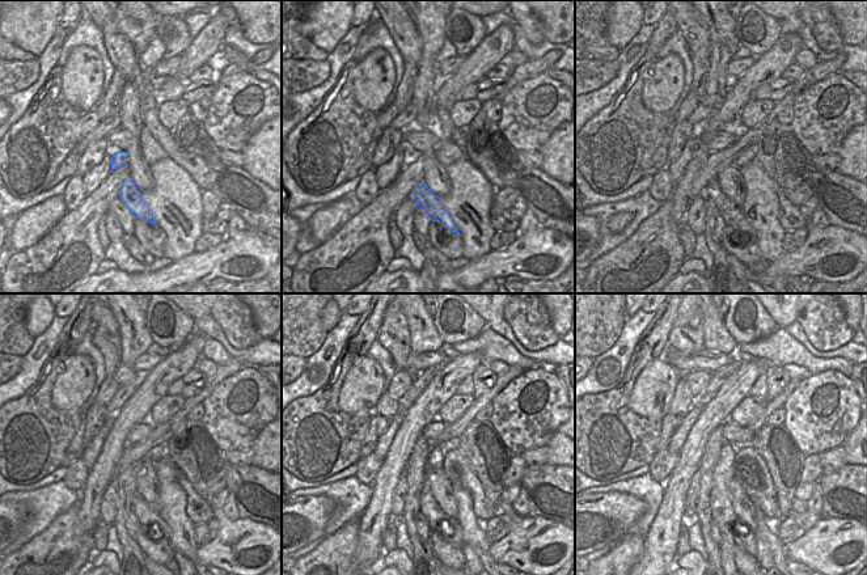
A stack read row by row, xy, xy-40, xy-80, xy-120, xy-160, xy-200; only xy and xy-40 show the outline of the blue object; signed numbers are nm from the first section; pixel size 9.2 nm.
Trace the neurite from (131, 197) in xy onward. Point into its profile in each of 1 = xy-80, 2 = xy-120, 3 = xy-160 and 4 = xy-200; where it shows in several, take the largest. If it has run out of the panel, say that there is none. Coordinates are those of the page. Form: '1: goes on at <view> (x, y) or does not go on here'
1: goes on at xy-80 (731, 214)
2: goes on at xy-120 (155, 527)
3: goes on at xy-160 (448, 529)
4: goes on at xy-200 (744, 537)

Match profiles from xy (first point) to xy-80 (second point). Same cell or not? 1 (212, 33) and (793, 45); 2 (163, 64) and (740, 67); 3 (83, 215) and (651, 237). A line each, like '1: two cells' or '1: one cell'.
1: one cell
2: one cell
3: one cell

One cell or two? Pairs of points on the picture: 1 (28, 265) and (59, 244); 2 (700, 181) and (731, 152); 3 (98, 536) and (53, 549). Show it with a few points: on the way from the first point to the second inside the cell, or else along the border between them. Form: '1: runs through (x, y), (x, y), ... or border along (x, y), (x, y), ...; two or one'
1: runs through (36, 265), (51, 252); one
2: runs through (707, 173), (723, 159); one
3: border along (89, 533), (94, 550); two

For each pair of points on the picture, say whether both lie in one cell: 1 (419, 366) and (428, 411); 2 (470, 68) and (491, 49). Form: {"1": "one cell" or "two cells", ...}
{"1": "two cells", "2": "one cell"}

